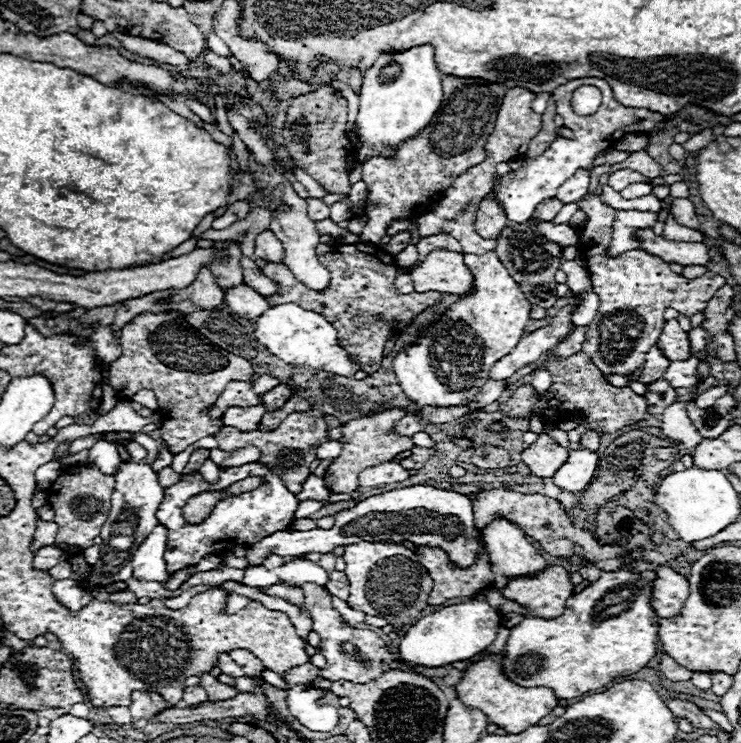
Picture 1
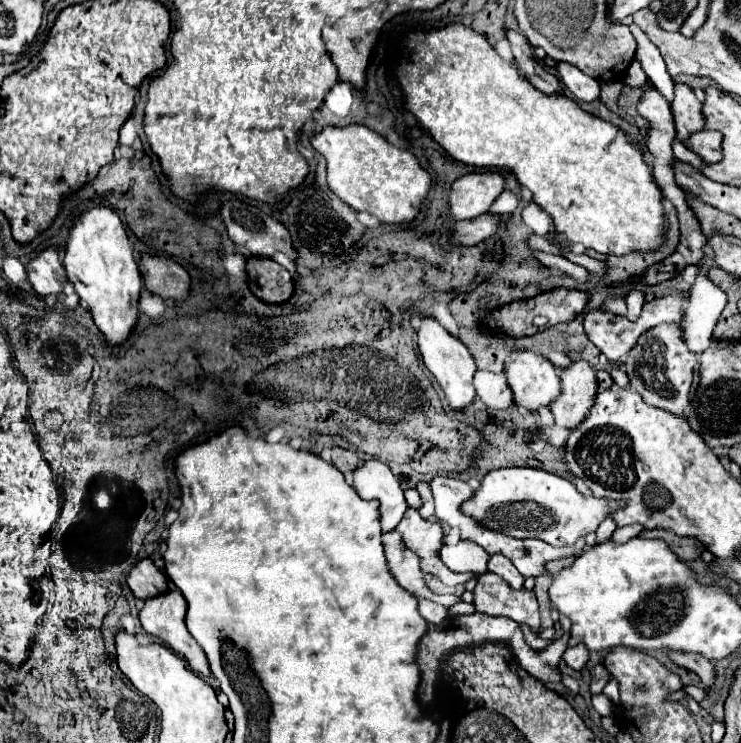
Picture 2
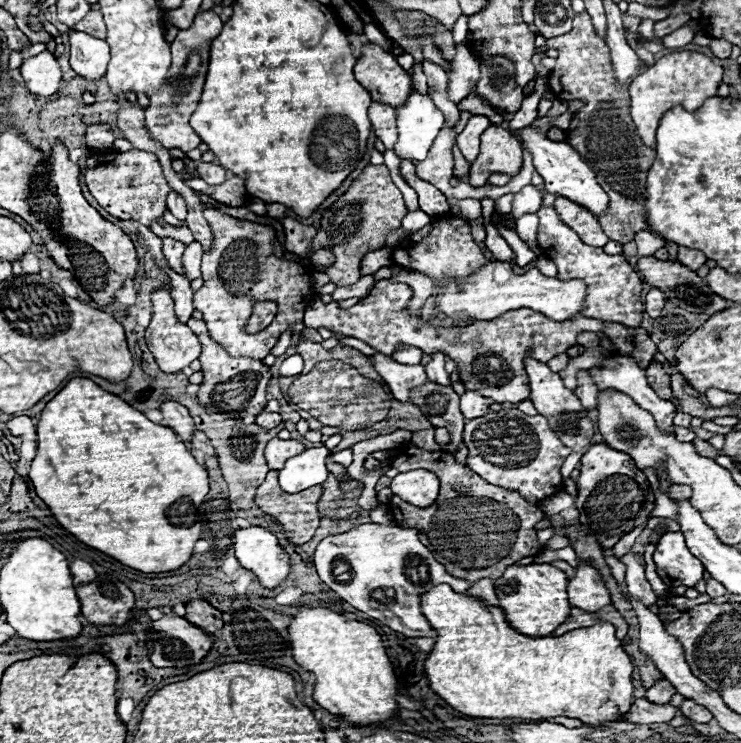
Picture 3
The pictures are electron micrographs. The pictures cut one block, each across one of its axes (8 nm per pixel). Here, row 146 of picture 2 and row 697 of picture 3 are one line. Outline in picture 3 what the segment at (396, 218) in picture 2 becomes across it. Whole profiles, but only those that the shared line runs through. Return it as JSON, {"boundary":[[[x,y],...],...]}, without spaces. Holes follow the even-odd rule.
{"boundary":[[[300,608],[288,626],[294,660],[316,674],[314,700],[352,726],[370,726],[398,714],[398,682],[380,634],[328,608]]]}

